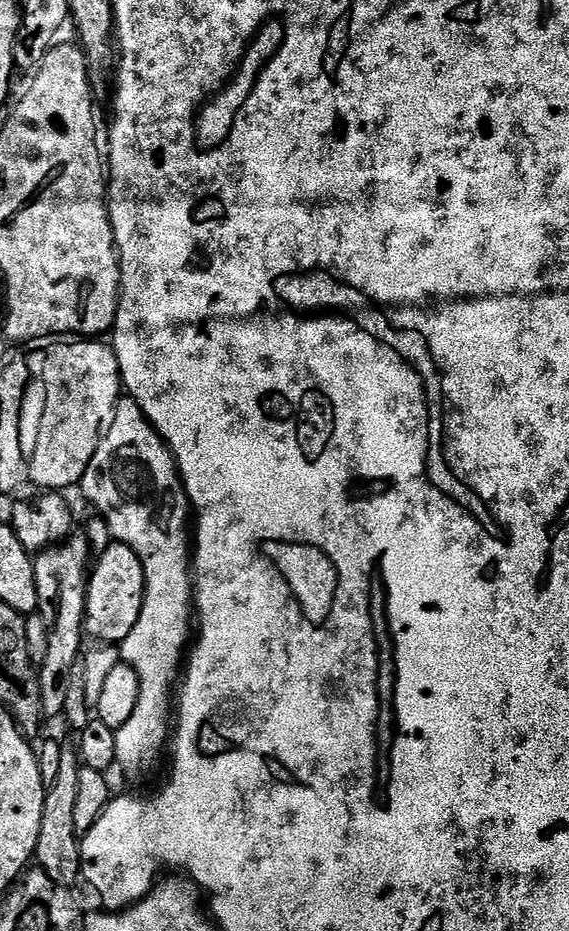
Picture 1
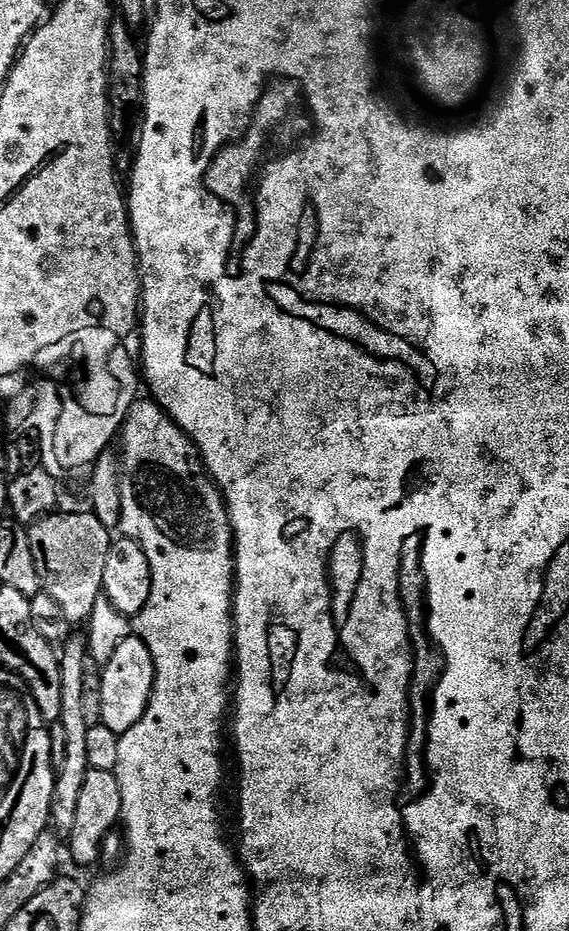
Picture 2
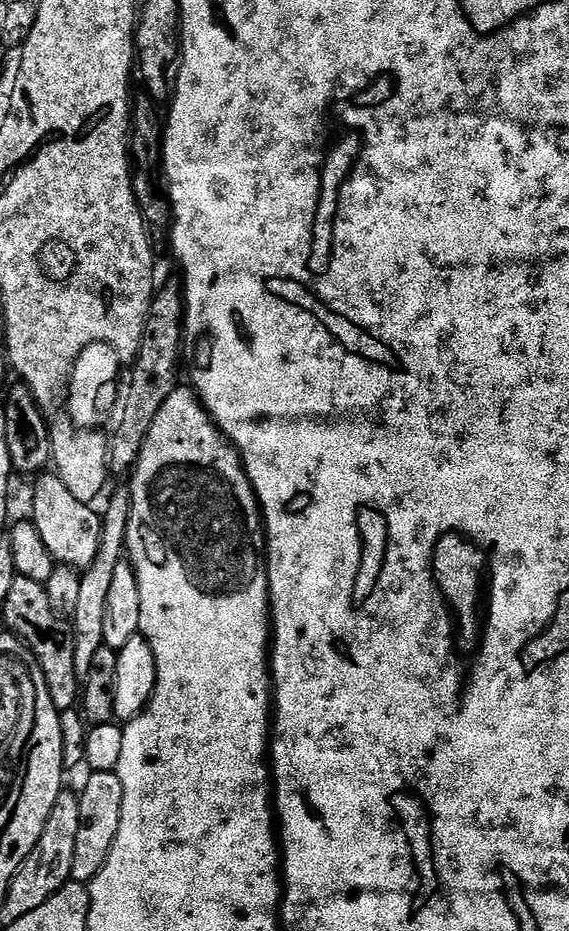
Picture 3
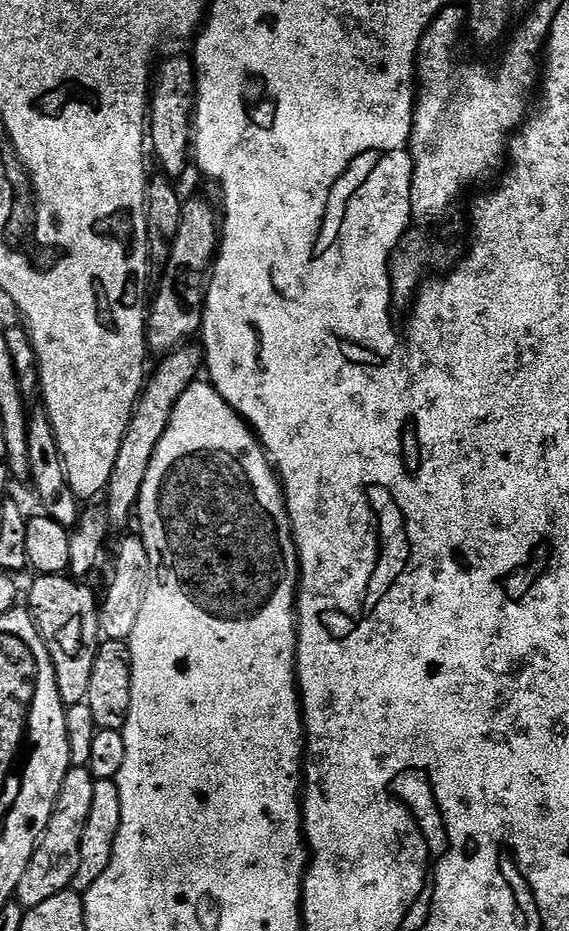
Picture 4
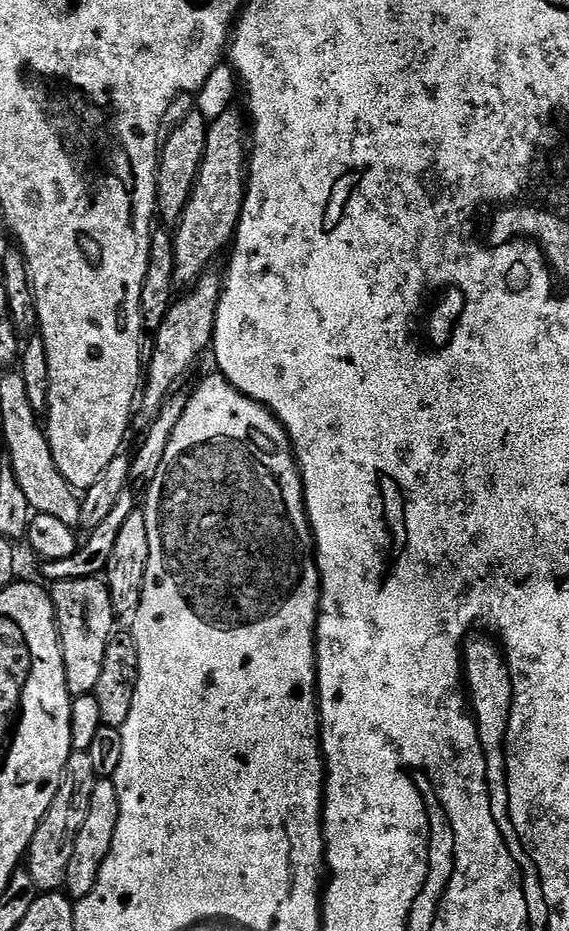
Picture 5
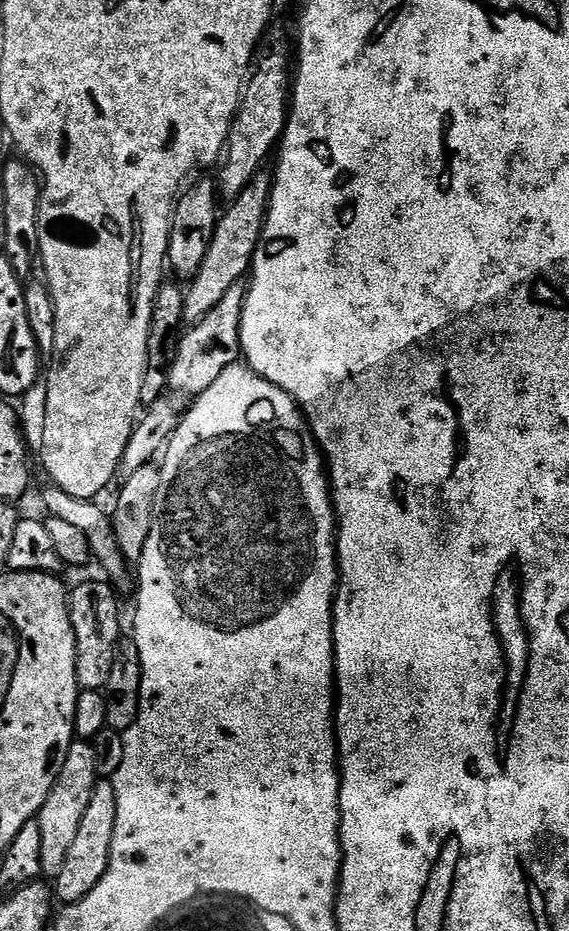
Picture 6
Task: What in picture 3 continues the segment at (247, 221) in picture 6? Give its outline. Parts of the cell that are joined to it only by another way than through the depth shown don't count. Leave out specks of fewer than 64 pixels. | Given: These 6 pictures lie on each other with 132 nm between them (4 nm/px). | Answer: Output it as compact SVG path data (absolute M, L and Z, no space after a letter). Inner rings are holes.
M127 487L120 488L112 496L112 501L108 504L108 509L103 509L102 523L100 526L100 545L98 546L98 554L94 558L94 562L89 568L83 569L80 578L80 591L78 593L78 606L74 610L71 618L72 631L75 632L74 638L74 670L82 678L88 675L90 670L90 662L94 658L94 654L98 654L100 648L105 647L104 631L106 630L106 618L108 617L108 599L110 598L110 586L114 582L114 570L118 570L118 566L125 559L124 544L129 543L128 539L128 519L130 518L130 506L132 498Z

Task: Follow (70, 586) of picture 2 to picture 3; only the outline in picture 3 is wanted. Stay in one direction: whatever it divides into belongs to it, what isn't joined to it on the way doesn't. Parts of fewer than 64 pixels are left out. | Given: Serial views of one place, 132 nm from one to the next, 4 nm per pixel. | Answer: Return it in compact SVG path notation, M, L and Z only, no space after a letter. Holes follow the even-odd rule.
M48 470L35 477L36 485L32 488L32 513L30 519L36 525L46 550L50 550L57 565L65 568L83 570L89 568L98 554L100 545L100 526L102 516L95 512L92 504L83 504L70 494L66 482L56 475L55 471Z

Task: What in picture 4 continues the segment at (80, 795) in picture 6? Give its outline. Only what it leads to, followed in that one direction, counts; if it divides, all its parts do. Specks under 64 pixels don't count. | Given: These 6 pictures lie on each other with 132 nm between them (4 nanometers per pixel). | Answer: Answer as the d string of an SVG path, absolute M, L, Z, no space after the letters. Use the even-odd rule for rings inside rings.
M71 767L64 781L60 783L60 793L56 805L48 819L48 825L36 841L36 849L16 887L15 903L26 910L54 898L54 894L67 892L73 887L80 861L82 830L90 812L90 802L94 800L96 780L87 768Z

